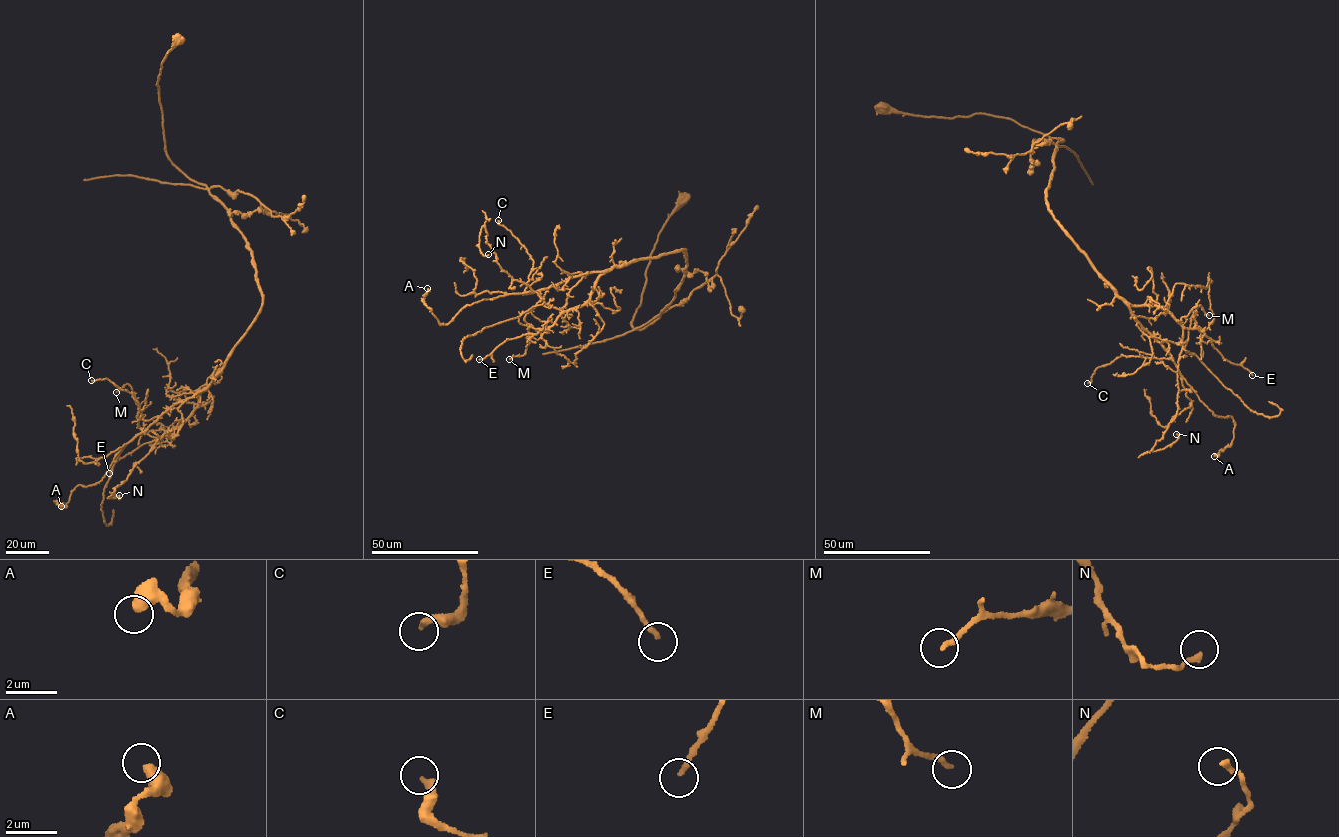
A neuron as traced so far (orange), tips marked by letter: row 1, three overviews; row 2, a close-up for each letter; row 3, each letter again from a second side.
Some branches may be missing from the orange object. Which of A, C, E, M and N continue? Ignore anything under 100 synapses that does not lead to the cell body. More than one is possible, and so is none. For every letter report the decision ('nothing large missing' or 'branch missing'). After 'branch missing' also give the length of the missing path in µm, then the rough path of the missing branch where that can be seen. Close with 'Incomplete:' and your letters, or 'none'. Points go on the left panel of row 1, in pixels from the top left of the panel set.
A: nothing large missing
C: nothing large missing
E: nothing large missing
M: nothing large missing
N: nothing large missing
Incomplete: none

